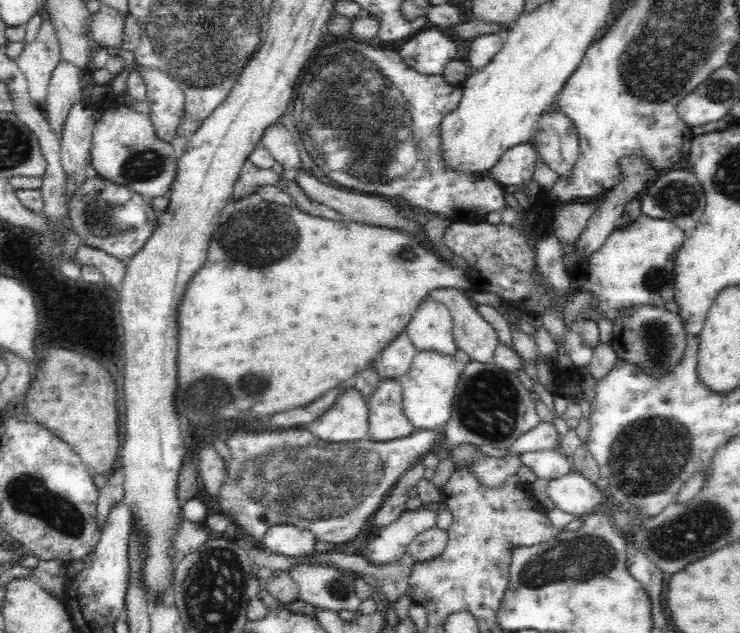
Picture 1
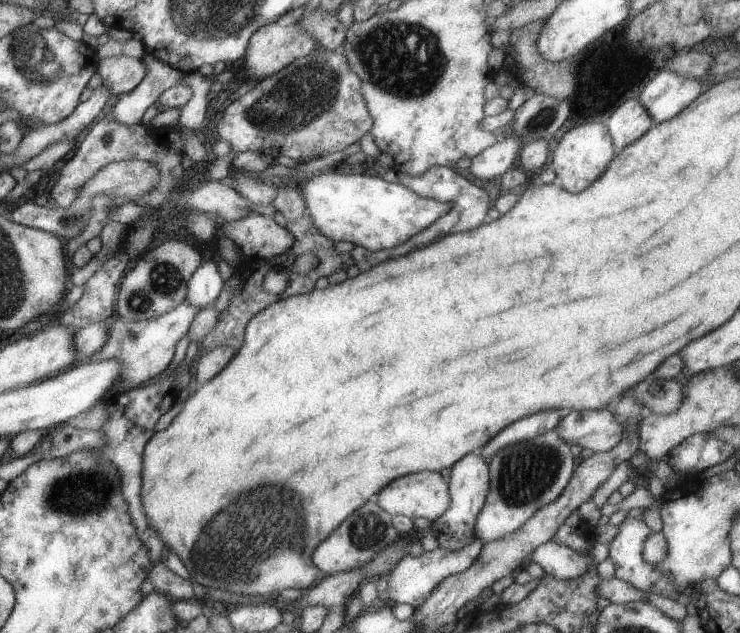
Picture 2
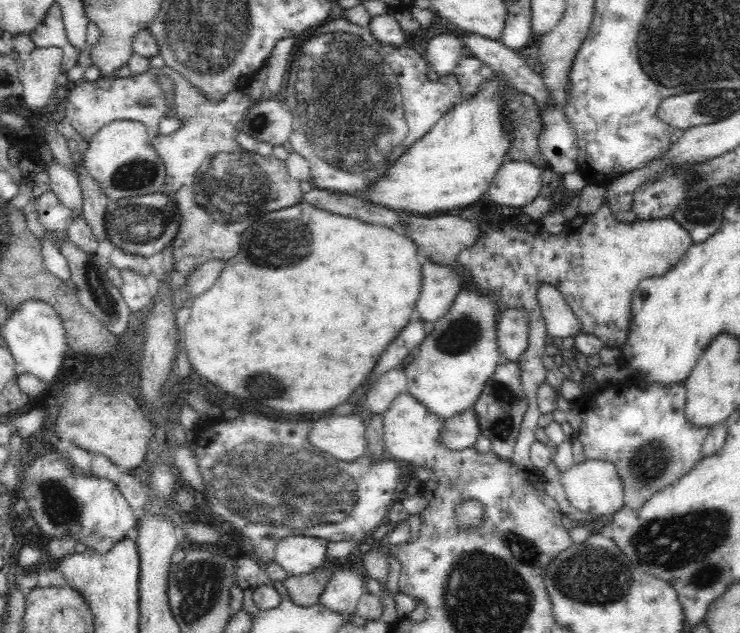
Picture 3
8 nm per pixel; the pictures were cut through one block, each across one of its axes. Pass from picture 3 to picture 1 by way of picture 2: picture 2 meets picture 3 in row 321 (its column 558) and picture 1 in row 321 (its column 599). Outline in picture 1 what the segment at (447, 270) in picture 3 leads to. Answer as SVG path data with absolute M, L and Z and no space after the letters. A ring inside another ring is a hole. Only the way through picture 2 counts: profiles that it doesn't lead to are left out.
M425 299L407 324L407 335L417 352L429 350L453 356L457 346L452 336L452 313L443 303Z

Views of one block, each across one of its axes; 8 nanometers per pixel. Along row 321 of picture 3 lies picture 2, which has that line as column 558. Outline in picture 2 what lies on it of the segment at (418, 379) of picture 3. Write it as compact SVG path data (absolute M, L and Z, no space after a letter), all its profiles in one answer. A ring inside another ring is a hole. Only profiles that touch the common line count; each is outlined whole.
M555 430L537 434L497 450L488 462L489 486L485 504L476 516L476 539L484 543L499 540L517 530L539 508L553 502L565 488L575 468L569 444Z

